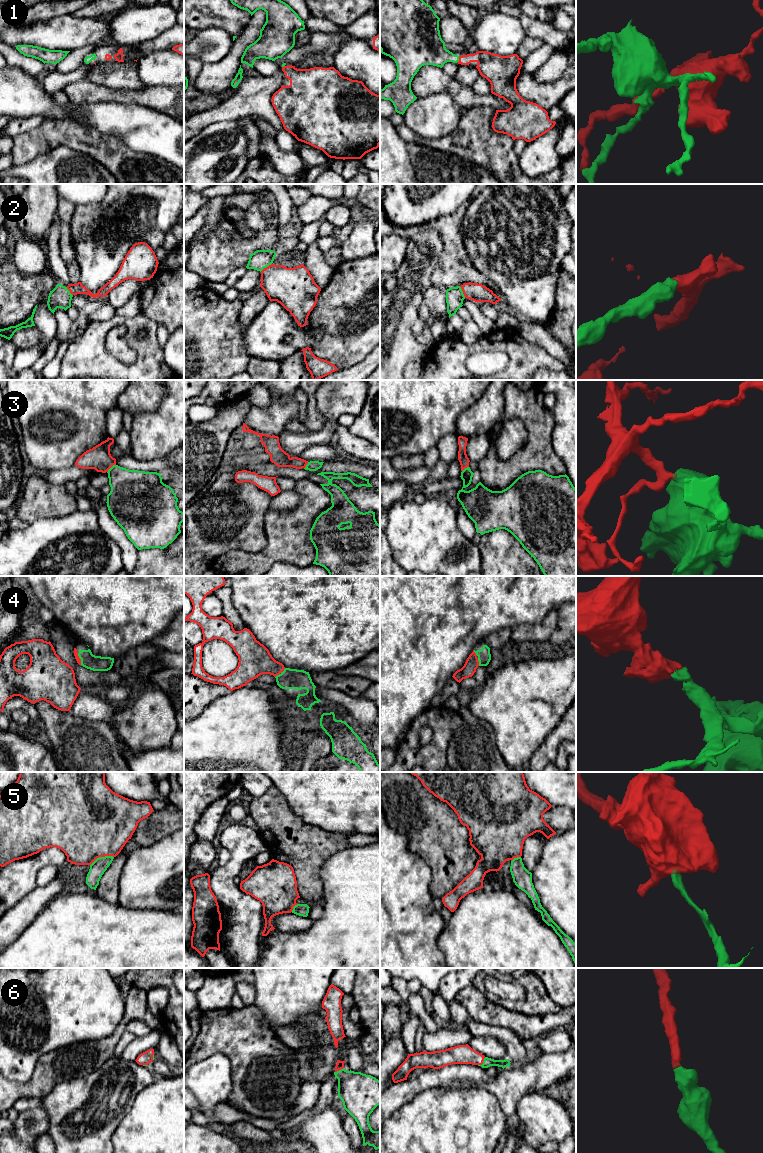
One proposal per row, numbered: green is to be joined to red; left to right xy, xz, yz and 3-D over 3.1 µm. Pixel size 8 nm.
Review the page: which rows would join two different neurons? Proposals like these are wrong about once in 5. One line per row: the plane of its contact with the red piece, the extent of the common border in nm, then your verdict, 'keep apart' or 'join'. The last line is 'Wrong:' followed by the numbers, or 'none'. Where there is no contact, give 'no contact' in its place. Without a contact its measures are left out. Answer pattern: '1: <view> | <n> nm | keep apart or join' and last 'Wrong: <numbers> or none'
1: yz | 50 nm | join
2: yz | 110 nm | join
3: xy | 100 nm | join
4: xy | 100 nm | join
5: xy | 200 nm | join
6: yz | 90 nm | join
Wrong: none

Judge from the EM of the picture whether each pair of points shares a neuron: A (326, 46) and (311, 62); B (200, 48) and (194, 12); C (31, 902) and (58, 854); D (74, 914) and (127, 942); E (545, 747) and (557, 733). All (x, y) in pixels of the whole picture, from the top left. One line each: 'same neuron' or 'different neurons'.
A: same neuron
B: different neurons
C: different neurons
D: same neuron
E: same neuron

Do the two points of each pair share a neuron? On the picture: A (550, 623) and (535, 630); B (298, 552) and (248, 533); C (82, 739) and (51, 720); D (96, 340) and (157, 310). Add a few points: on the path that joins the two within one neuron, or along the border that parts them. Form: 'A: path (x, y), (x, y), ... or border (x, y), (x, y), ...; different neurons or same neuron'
A: path (546, 627), (543, 630), (539, 630); same neuron
B: border (265, 517), (266, 545), (254, 552), (246, 551); different neurons
C: path (74, 739), (59, 725); same neuron
D: border (141, 312), (159, 324); different neurons

